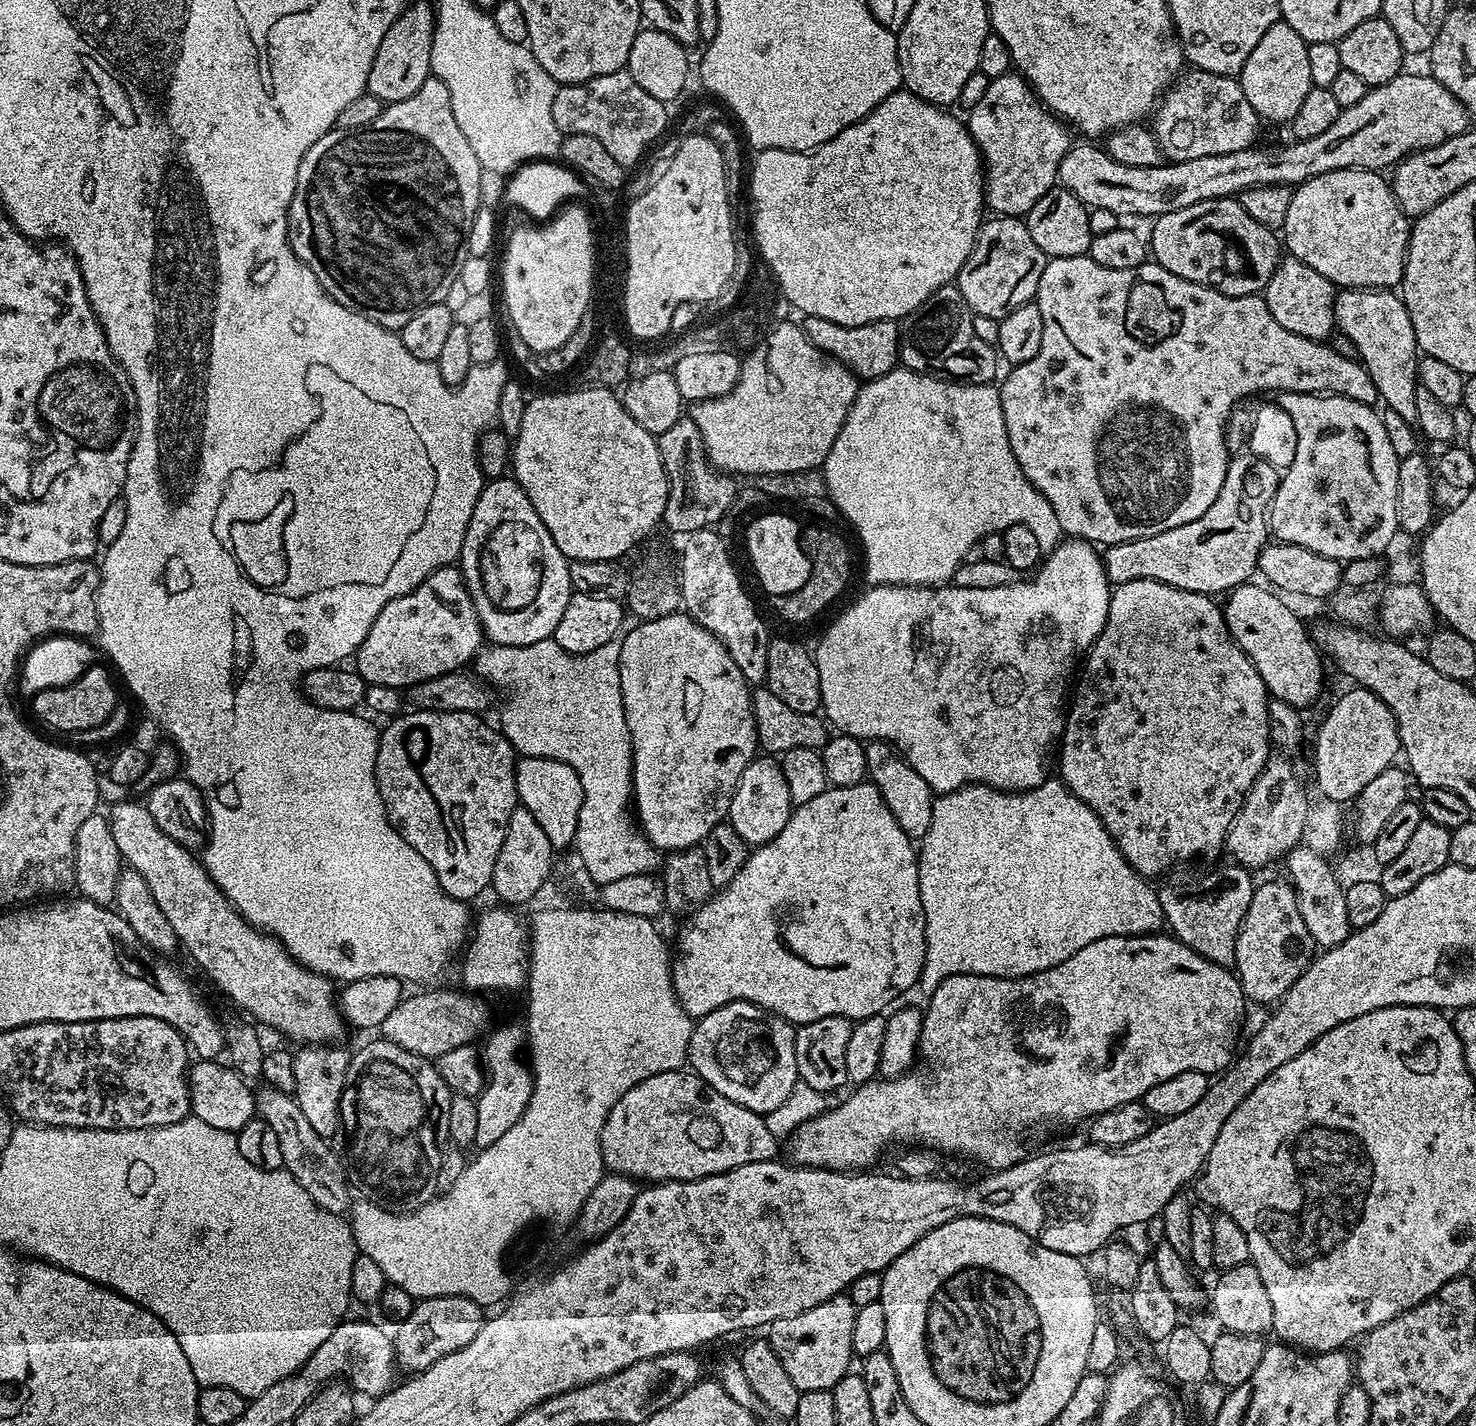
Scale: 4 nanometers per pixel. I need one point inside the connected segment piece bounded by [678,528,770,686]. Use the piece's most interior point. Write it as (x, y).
(711, 592)

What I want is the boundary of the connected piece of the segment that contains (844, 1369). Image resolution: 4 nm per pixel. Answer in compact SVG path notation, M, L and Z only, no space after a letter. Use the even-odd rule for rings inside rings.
M847 1295L831 1296L826 1302L806 1310L802 1314L794 1314L790 1318L776 1320L766 1332L766 1339L774 1354L778 1354L778 1362L782 1362L782 1367L786 1374L790 1374L790 1382L800 1392L810 1390L831 1390L833 1386L841 1380L843 1376L849 1375L848 1368L854 1361L852 1343L854 1342L854 1318L857 1307L848 1299Z

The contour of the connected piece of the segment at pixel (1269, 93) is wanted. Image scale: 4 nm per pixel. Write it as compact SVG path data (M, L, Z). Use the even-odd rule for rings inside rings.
M1277 22L1262 34L1262 39L1254 50L1250 50L1250 58L1238 73L1242 86L1242 94L1246 94L1246 102L1254 106L1261 121L1284 120L1290 122L1294 114L1298 114L1302 101L1312 89L1310 78L1310 61L1308 45L1289 24Z

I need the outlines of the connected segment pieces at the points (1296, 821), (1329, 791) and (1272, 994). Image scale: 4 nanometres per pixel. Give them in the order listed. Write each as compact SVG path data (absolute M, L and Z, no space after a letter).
M1269 755L1266 766L1258 774L1254 786L1250 786L1250 790L1244 799L1244 805L1238 810L1238 814L1234 818L1234 822L1228 831L1226 852L1229 852L1229 854L1232 855L1229 857L1242 868L1249 870L1264 868L1267 864L1274 863L1279 856L1280 859L1287 857L1292 849L1301 847L1310 796L1304 793L1304 784L1300 781L1300 776L1296 773L1295 766L1284 756L1287 755Z
M1359 686L1349 687L1345 696L1336 700L1336 705L1328 712L1328 717L1320 724L1320 733L1316 736L1316 784L1319 795L1341 802L1355 801L1362 790L1382 770L1393 767L1401 755L1400 735L1396 719L1391 710L1370 690Z
M1284 878L1257 883L1236 939L1234 972L1245 997L1251 1003L1253 1000L1256 1004L1275 1005L1312 963L1317 948L1306 930L1306 922L1302 922L1302 910L1298 910L1291 883Z

